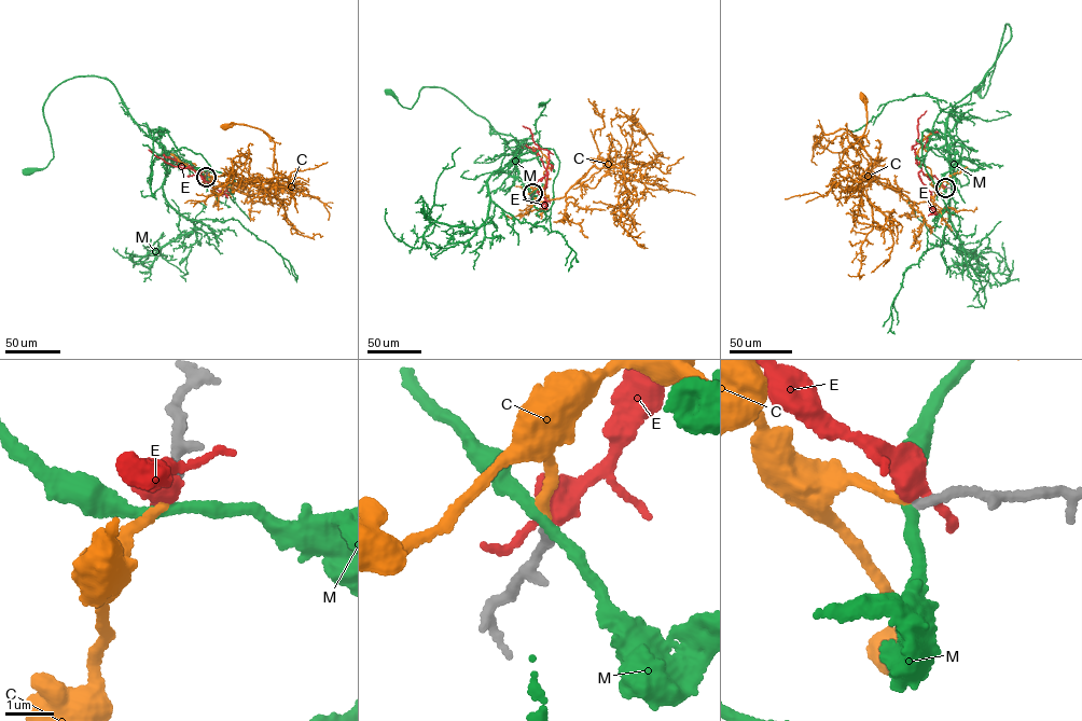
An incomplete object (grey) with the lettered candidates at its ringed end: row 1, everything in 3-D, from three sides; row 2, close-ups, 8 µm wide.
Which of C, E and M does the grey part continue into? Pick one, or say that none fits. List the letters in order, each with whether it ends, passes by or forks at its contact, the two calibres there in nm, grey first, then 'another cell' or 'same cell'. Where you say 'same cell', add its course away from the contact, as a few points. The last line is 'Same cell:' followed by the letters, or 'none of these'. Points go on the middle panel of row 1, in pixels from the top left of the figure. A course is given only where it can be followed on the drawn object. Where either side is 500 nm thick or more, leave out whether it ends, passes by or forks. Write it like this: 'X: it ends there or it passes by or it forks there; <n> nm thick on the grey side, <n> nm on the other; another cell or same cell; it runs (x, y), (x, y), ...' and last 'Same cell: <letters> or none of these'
C: it ends there; 200 nm thick on the grey side, 190 nm on the other; same cell; it runs (532, 193), (542, 192), (549, 200), (560, 198), (593, 166), (619, 168), (663, 156), (635, 119)
E: it passes by; 200 nm thick on the grey side, 400 nm on the other; another cell
M: it passes by; 200 nm thick on the grey side, 220 nm on the other; another cell
Same cell: C

